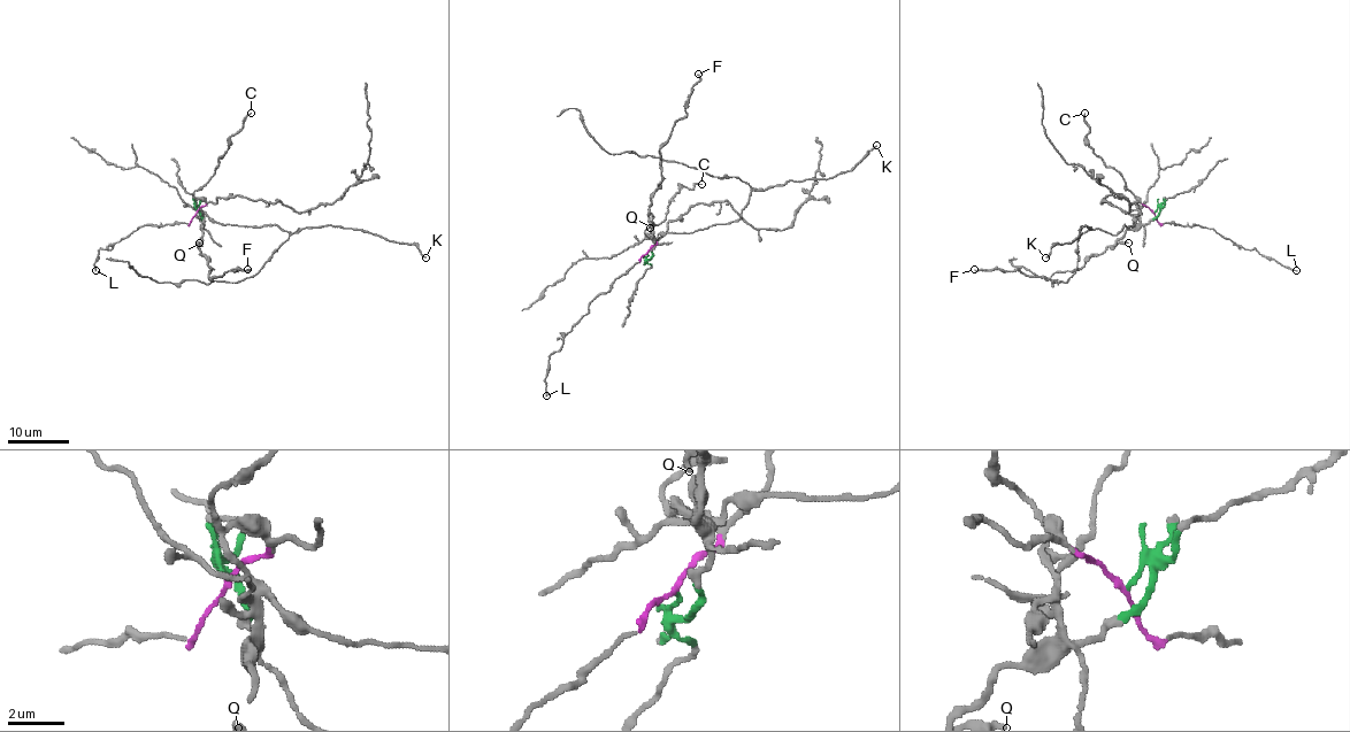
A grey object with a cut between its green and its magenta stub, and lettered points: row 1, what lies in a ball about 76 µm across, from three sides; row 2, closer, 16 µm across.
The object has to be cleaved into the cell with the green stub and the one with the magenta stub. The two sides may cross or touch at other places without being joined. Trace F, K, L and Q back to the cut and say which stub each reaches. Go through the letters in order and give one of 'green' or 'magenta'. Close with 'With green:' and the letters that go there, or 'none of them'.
F: green
K: green
L: magenta
Q: green
With green: F, K, Q

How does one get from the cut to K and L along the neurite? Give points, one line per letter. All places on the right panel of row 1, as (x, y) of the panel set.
K: (1155, 213), (1147, 223), (1138, 216), (1132, 226), (1110, 234), (1081, 226), (1072, 241), (1057, 243), (1046, 256)
L: (1155, 213), (1160, 223), (1212, 228), (1237, 246), (1297, 270)

